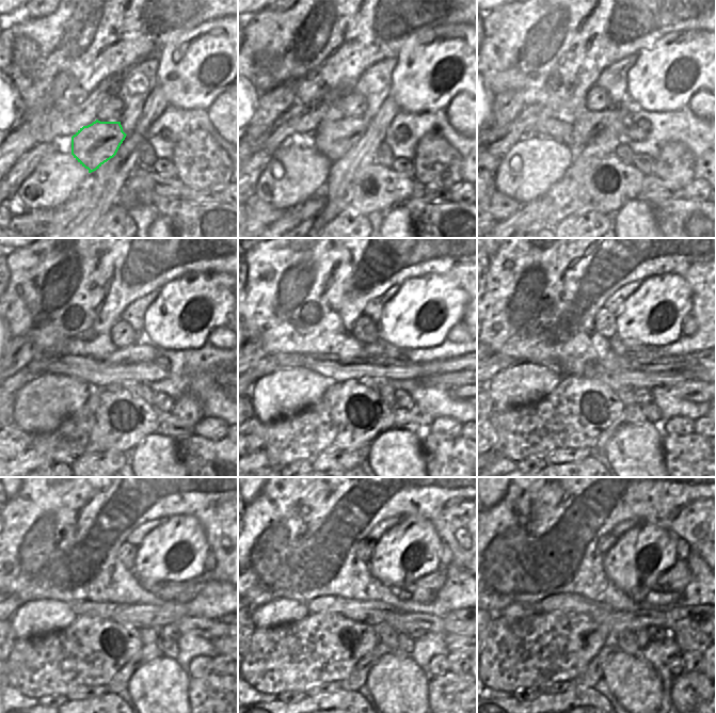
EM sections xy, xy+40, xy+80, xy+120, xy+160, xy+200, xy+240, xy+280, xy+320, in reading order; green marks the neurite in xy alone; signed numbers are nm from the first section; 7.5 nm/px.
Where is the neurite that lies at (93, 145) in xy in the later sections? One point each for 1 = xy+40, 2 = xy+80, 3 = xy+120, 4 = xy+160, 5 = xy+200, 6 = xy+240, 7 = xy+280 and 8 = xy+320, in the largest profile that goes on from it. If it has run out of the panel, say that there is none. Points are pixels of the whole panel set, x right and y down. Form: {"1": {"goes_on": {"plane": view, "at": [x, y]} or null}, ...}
{"1": {"goes_on": {"plane": "xy+40", "at": [333, 139]}}, "2": {"goes_on": {"plane": "xy+80", "at": [586, 126]}}, "3": {"goes_on": {"plane": "xy+120", "at": [146, 352]}}, "4": {"goes_on": {"plane": "xy+160", "at": [385, 350]}}, "5": {"goes_on": {"plane": "xy+200", "at": [638, 352]}}, "6": {"goes_on": {"plane": "xy+240", "at": [168, 591]}}, "7": {"goes_on": {"plane": "xy+280", "at": [433, 582]}}, "8": {"goes_on": {"plane": "xy+320", "at": [675, 579]}}}

